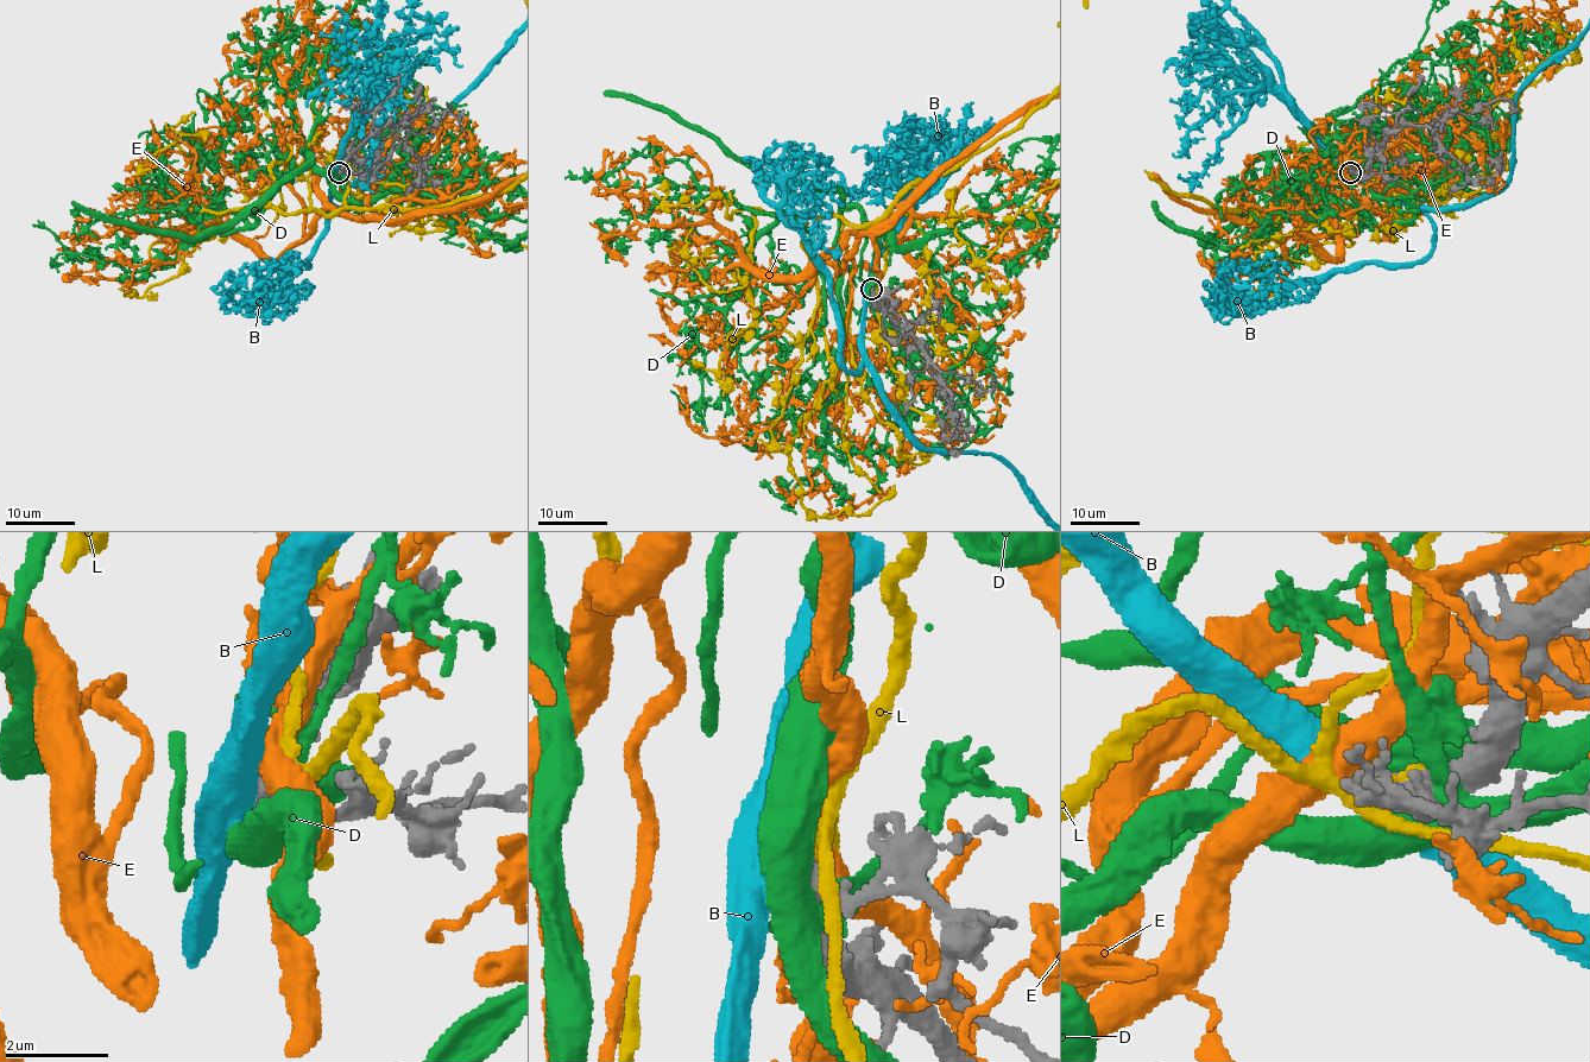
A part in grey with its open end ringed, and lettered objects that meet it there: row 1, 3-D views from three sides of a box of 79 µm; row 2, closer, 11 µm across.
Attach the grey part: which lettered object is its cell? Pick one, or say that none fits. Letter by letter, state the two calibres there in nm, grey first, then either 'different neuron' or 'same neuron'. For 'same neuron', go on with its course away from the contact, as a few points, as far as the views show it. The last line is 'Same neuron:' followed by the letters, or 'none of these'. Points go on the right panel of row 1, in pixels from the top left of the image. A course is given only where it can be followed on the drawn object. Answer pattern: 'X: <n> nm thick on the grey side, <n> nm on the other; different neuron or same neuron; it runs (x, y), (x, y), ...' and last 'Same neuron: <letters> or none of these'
B: 400 nm thick on the grey side, 550 nm on the other; different neuron
D: 420 nm thick on the grey side, 420 nm on the other; different neuron
E: 440 nm thick on the grey side, 550 nm on the other; different neuron
L: 400 nm thick on the grey side, 180 nm on the other; different neuron
Same neuron: none of these

